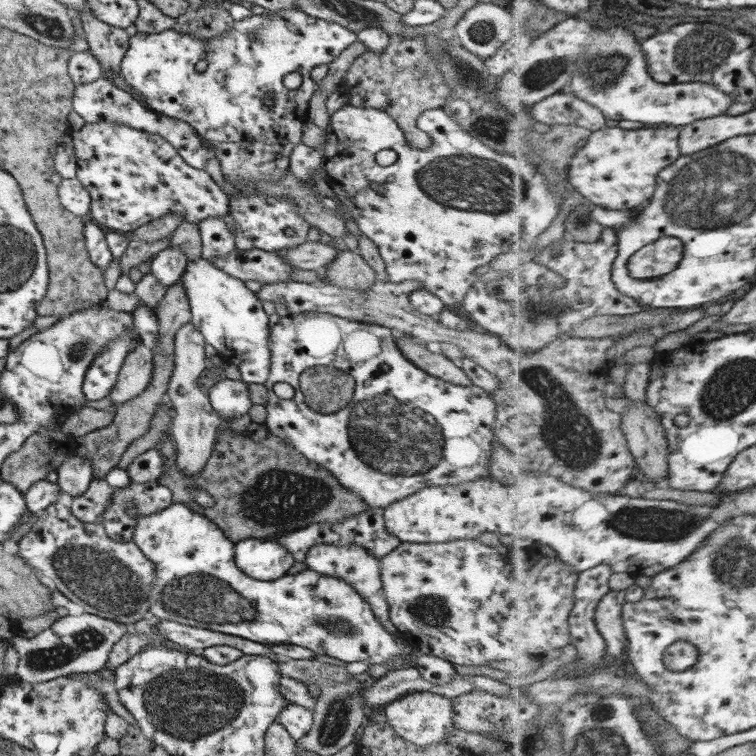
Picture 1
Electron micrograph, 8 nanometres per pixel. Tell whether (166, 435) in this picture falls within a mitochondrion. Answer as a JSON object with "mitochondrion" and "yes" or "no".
{"mitochondrion":"no"}

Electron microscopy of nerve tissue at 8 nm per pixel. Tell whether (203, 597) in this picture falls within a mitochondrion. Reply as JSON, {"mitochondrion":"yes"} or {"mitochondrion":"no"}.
{"mitochondrion":"yes"}

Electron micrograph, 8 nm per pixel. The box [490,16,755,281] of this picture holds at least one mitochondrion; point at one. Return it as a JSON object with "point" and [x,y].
{"point":[700,51]}

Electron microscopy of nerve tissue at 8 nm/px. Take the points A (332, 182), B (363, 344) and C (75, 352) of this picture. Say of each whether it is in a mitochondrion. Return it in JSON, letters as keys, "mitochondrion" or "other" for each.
{"A":"other","B":"other","C":"mitochondrion"}

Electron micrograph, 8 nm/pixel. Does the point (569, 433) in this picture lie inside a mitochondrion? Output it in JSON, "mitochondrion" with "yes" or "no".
{"mitochondrion":"yes"}

